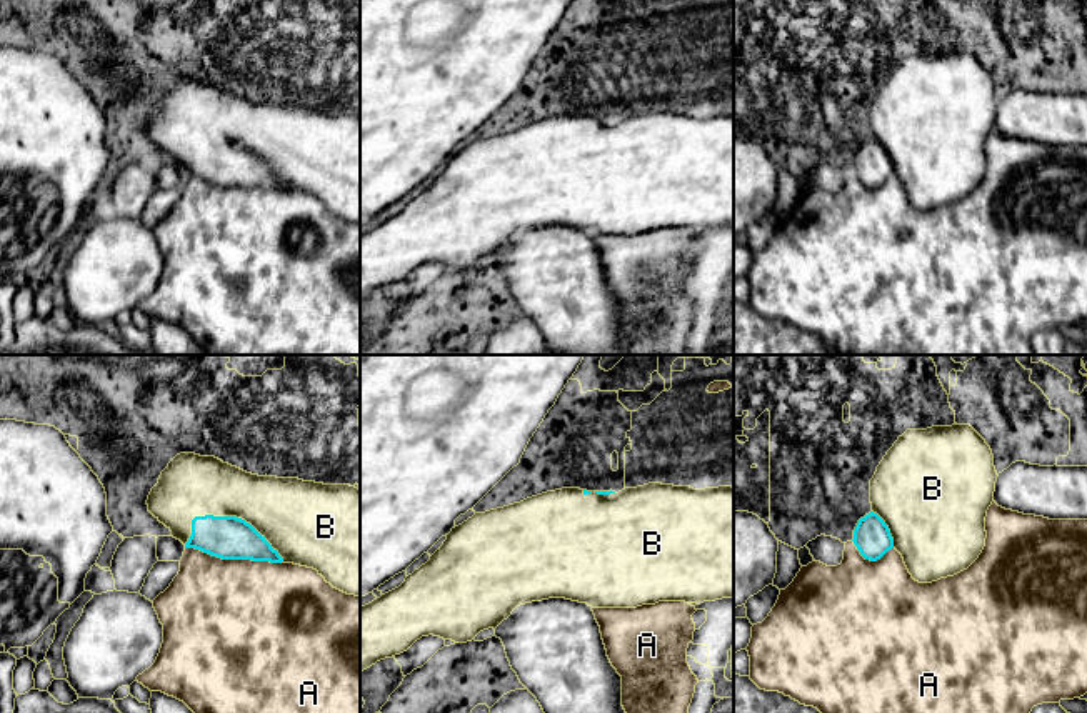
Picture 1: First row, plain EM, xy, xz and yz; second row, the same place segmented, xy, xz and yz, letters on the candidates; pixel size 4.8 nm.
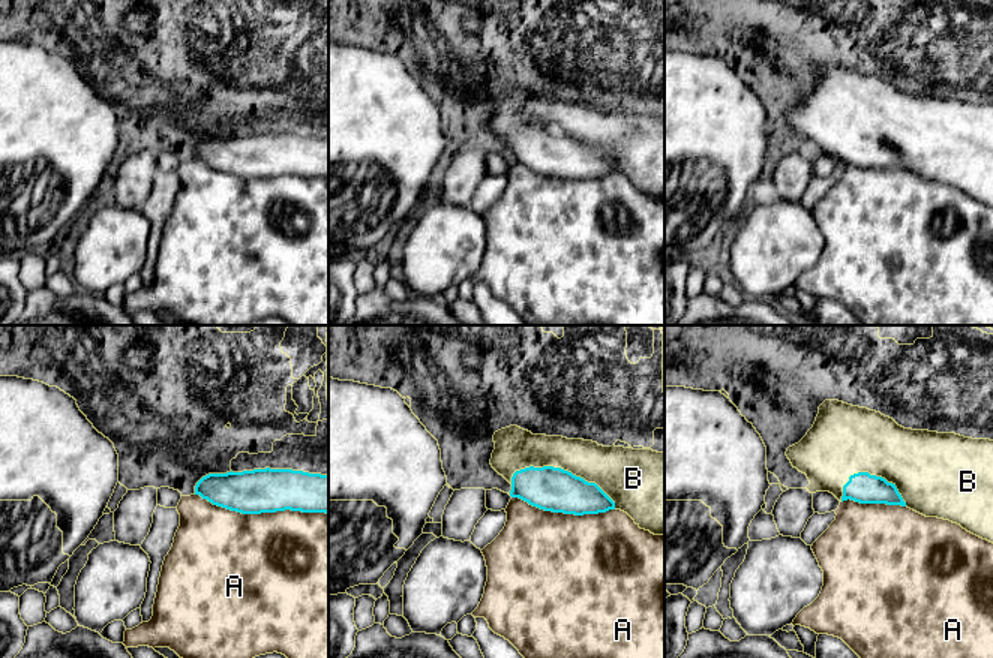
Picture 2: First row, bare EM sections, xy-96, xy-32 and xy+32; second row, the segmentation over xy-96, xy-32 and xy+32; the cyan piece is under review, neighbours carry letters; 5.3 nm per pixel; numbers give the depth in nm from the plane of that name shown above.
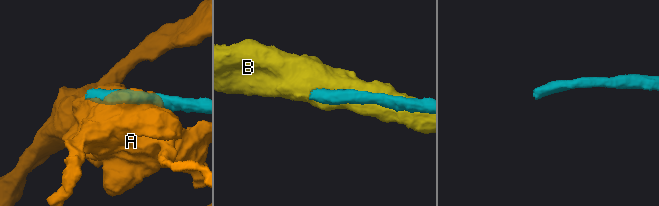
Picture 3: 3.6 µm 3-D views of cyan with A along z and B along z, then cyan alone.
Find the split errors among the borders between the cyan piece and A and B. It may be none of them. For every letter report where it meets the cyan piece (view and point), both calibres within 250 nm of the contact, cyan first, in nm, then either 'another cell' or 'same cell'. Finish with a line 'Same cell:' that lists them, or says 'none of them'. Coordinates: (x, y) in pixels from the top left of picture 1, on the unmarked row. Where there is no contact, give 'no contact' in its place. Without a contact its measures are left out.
A: meets cyan in xy at (234, 185); 200 nm thick on the cyan side, 500 nm on the other; another cell
B: meets cyan in xy at (239, 145); 200 nm thick on the cyan side, 340 nm on the other; same cell
Same cell: B

